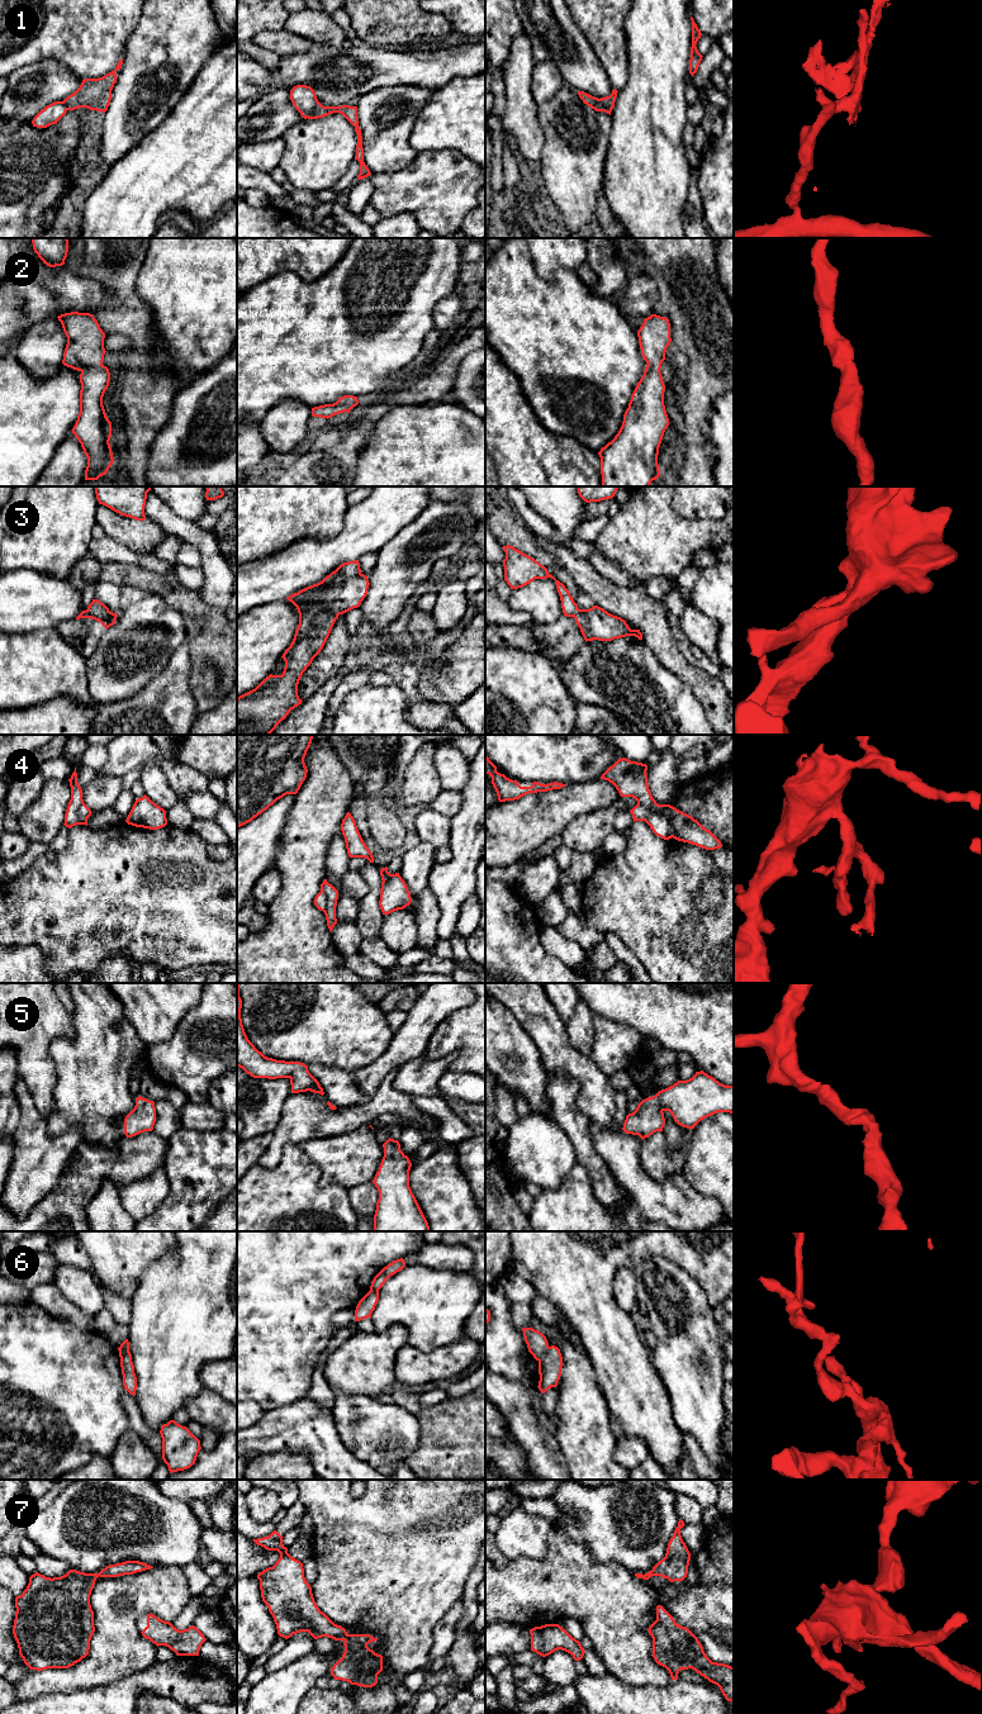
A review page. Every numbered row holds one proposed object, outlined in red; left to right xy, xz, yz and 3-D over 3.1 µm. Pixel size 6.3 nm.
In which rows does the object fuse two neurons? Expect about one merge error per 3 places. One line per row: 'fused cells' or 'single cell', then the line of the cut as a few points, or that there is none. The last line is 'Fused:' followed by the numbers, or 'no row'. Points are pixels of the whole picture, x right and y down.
1: fused cells; cut in xz along (318, 101), (307, 117)
2: single cell; no cut
3: fused cells; cut in xy along (85, 611), (103, 617), (110, 613)
4: fused cells; cut in yz along (650, 811), (658, 811), (669, 820), (673, 836)
5: single cell; no cut
6: fused cells; cut in yz along (549, 1347), (537, 1359)
7: single cell; no cut
Fused: 1, 3, 4, 6

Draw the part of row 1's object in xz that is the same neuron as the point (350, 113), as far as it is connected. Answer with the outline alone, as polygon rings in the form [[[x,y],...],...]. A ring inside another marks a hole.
[[[318,103],[316,105],[314,110],[308,117],[308,119],[323,118],[323,117],[327,117],[333,113],[342,114],[355,127],[355,132],[357,134],[355,160],[357,160],[360,162],[360,174],[357,176],[357,180],[361,180],[361,179],[370,176],[371,172],[364,162],[362,136],[361,136],[361,129],[359,127],[357,106],[350,106],[350,105],[323,106],[321,103]]]

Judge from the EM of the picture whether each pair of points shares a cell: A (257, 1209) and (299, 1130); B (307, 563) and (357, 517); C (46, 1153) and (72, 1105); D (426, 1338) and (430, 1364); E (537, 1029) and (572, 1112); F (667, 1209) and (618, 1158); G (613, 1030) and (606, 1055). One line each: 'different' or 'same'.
A: different
B: same
C: different
D: different
E: different
F: same
G: same

